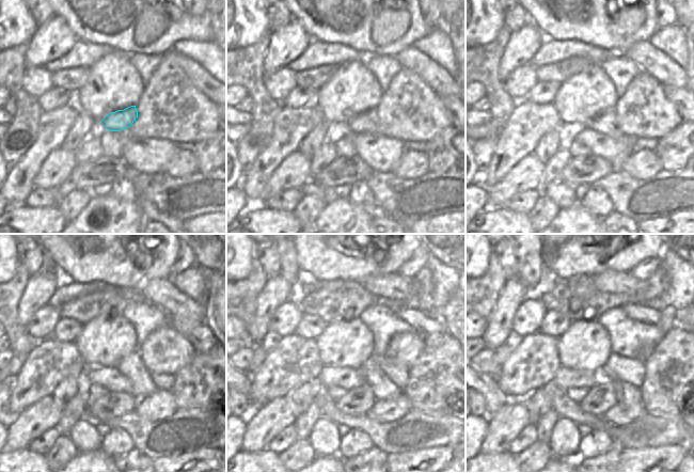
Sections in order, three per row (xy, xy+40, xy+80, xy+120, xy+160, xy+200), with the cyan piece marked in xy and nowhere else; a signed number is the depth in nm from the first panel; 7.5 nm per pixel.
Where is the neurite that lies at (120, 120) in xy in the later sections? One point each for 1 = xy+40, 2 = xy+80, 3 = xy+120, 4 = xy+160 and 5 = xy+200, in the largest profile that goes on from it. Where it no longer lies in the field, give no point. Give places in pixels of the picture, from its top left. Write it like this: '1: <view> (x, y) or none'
1: xy+40 (365, 123)
2: xy+80 (605, 123)
3: xy+120 (131, 366)
4: xy+160 (382, 388)
5: xy+200 (629, 395)

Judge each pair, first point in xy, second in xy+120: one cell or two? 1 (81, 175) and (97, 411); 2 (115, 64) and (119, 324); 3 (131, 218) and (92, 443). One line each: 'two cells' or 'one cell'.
1: one cell
2: one cell
3: two cells

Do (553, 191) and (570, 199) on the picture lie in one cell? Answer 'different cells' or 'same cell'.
same cell

